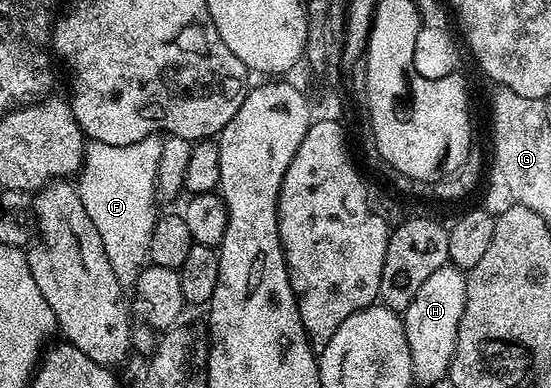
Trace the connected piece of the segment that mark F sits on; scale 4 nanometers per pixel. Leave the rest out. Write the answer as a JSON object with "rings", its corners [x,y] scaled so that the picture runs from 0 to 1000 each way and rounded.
{"rings":[[[292,345],[265,348],[249,358],[240,374],[189,374],[158,366],[156,392],[149,397],[149,436],[138,454],[138,479],[145,497],[145,521],[167,559],[167,580],[174,580],[174,601],[181,601],[181,621],[189,621],[189,652],[196,652],[196,675],[203,680],[203,704],[223,735],[241,742],[250,706],[267,686],[276,621],[276,590],[283,562],[279,513],[287,500],[287,438],[290,436],[290,394],[298,366]]]}

